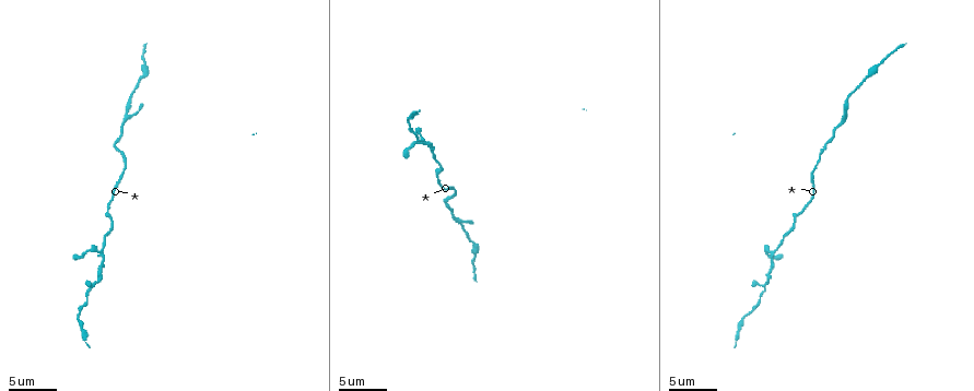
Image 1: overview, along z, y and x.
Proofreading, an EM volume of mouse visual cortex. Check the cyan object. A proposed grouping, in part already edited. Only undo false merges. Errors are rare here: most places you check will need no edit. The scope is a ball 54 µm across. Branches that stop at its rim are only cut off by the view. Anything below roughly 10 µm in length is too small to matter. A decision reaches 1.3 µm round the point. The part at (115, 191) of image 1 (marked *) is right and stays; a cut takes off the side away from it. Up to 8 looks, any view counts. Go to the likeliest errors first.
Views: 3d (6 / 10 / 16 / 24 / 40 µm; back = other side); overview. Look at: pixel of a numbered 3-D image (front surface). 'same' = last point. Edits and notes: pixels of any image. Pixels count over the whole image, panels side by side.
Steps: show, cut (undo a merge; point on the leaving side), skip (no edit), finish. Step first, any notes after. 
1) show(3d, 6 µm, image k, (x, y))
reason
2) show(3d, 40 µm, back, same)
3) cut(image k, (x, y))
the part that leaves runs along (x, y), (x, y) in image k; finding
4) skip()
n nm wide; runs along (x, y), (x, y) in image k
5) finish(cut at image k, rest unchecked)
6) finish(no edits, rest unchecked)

show(3d, 10 µm, image 1, (771, 257))
two arms in line, one across

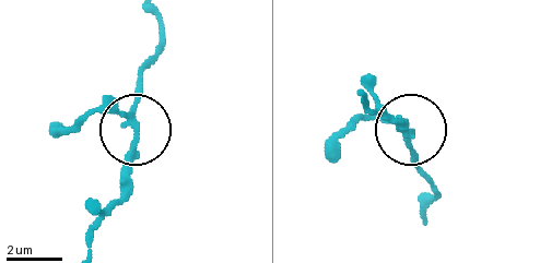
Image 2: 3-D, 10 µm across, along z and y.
skip()
190 nm wide; runs along (155, 15), (157, 51), (137, 107), (130, 196) in image 2; one neuron here

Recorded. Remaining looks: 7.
show(3d, 16 µm, image 1, (842, 124))
calibre changes

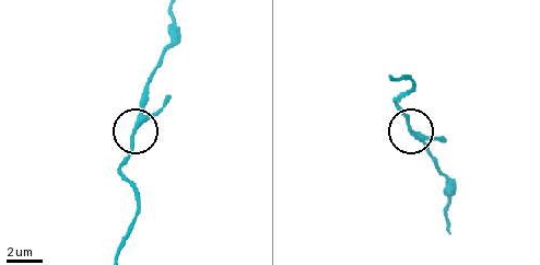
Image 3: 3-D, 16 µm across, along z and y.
skip()
runs along (120, 249), (139, 205), (120, 164), (143, 91) in image 3; one neuron here

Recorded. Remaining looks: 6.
show(3d, 6 µm, image 1, (109, 204))
thick turns thin

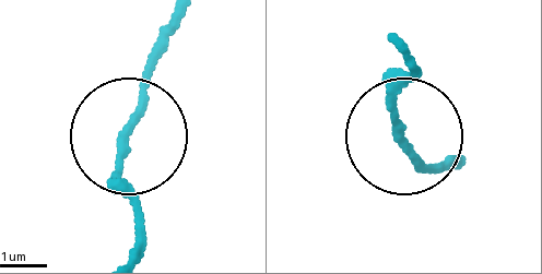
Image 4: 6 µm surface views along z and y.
show(3d, 6 µm, back, image 4, (124, 142))

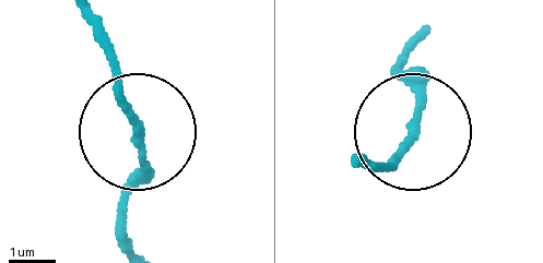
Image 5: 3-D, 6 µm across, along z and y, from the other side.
skip()
all the same neuron

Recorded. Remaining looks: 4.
show(3d, 6 µm, image 1, (457, 191))
thin neck

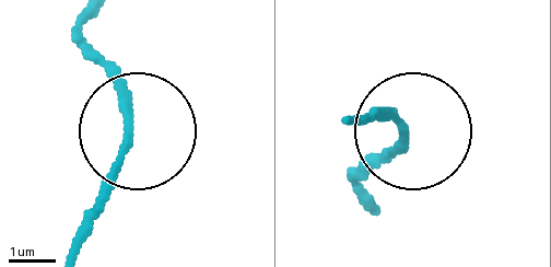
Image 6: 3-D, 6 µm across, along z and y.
skip()
one neuron here

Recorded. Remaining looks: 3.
finish(no edits, rest unchecked)

